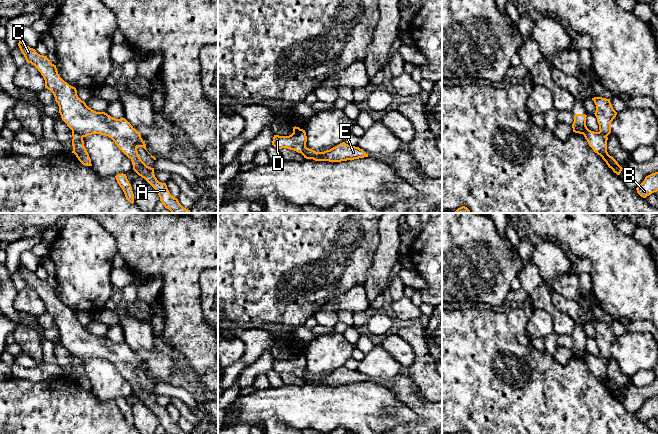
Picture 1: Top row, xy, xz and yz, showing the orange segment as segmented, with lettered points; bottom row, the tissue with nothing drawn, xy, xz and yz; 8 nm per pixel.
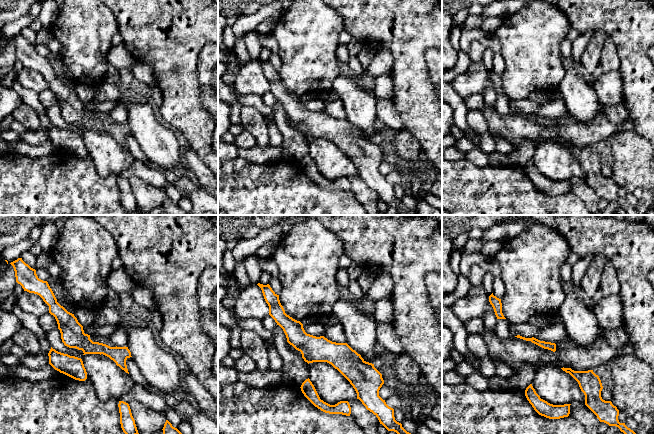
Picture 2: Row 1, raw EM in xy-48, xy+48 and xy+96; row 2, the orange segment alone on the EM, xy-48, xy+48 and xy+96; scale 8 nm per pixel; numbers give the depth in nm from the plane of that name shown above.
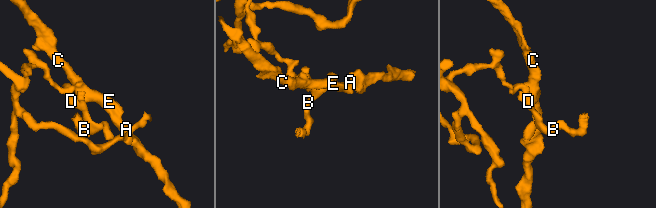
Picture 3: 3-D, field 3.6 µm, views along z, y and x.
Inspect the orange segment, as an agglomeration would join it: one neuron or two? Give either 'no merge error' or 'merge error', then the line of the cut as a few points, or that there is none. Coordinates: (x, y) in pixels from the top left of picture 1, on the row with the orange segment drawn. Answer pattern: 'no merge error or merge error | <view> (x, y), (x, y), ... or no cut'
merge error | xy (72, 130), (82, 137)

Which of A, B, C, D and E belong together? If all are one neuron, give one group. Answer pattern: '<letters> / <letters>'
A C E / B D

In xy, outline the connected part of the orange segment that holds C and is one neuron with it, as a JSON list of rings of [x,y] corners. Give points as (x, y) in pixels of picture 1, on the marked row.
[[[20,40],[18,46],[24,55],[26,62],[34,65],[43,76],[45,80],[45,88],[53,93],[55,101],[59,106],[61,118],[72,131],[78,133],[82,137],[92,134],[100,134],[111,138],[117,147],[131,159],[133,170],[157,191],[160,201],[165,208],[169,209],[171,213],[190,213],[190,210],[184,208],[179,203],[178,199],[170,194],[166,183],[157,180],[154,175],[154,168],[147,166],[139,157],[137,148],[143,147],[146,150],[146,144],[141,138],[139,131],[137,131],[125,118],[116,119],[105,112],[96,112],[89,108],[86,103],[78,97],[76,88],[69,85],[60,77],[56,65],[52,64],[47,56],[38,54],[35,49],[30,48]]]

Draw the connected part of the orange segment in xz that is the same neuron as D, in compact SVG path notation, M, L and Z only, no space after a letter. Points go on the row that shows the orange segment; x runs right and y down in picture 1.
M293 127L293 133L289 136L274 135L272 145L278 149L287 148L298 153L306 149L306 132L299 127Z

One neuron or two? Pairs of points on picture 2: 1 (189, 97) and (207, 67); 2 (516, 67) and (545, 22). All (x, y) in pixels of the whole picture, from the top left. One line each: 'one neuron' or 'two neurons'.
1: two neurons
2: one neuron

